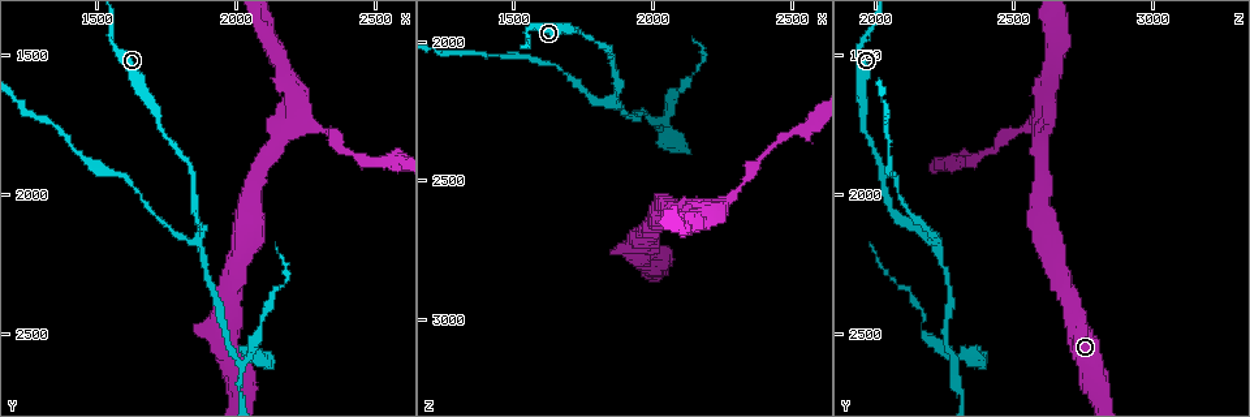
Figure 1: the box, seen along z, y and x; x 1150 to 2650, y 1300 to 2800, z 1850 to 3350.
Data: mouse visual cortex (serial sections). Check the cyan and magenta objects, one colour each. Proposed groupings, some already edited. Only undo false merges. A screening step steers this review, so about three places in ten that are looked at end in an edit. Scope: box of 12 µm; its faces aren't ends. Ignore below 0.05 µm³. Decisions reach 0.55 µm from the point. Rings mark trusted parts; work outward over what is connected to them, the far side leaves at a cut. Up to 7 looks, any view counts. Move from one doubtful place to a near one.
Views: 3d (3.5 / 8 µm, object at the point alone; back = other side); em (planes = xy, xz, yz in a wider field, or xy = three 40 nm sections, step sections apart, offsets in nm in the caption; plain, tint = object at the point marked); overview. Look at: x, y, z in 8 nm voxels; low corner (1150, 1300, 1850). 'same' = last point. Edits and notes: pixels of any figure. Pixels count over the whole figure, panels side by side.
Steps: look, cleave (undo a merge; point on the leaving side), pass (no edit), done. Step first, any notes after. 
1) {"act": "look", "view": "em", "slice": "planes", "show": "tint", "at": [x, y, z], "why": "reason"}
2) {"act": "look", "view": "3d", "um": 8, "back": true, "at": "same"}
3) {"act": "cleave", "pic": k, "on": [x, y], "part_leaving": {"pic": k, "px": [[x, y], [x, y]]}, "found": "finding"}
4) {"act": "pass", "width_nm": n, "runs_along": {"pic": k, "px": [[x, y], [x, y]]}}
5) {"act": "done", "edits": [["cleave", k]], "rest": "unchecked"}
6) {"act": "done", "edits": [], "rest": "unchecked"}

{"act": "look", "view": "3d", "um": 3.5, "at": [1870, 2170, 2210], "why": "two arms in line, one across"}

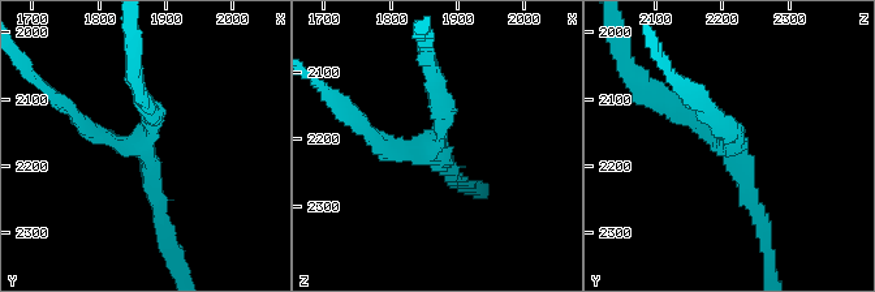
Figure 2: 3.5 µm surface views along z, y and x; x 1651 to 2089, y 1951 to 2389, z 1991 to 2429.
{"act": "look", "view": "em", "slice": "xy", "step": 1, "show": "tint", "at": [1865, 2170, 2200], "arms": 3, "arm_widths_nm": [200, 200, 250], "why": "shape alone is not enough"}

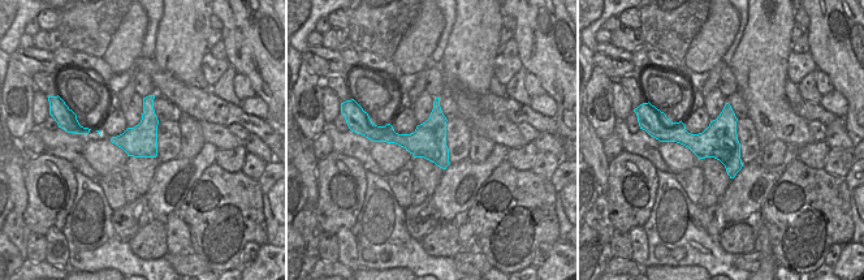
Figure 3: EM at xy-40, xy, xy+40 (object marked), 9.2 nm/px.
{"act": "look", "view": "em", "slice": "planes", "show": "tint", "at": "same", "why": "another direction"}

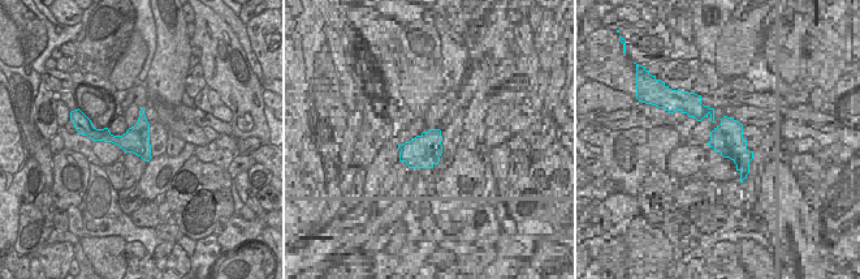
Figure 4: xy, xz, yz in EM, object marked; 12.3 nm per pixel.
{"act": "pass", "runs_along": {"pic": 2, "px": [[656, 91], [731, 151], [761, 219]]}, "found": "one cell here"}

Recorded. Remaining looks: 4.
{"act": "look", "view": "em", "slice": "xy", "step": 3, "show": "tint", "at": [2030, 2600, 2280], "why": "thick turns thin"}

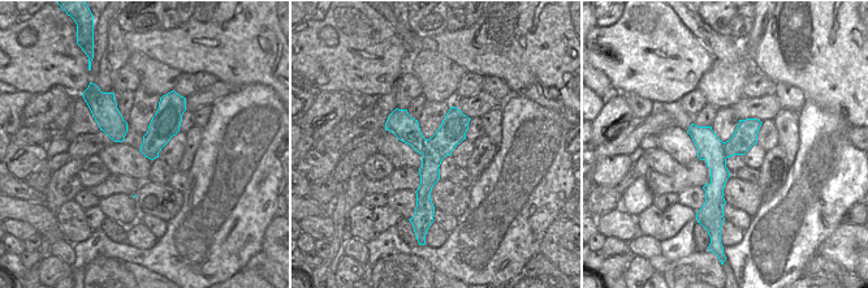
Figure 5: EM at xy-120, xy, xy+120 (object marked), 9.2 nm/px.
{"act": "look", "view": "3d", "um": 3.5, "at": "same", "why": "see where the arms go"}

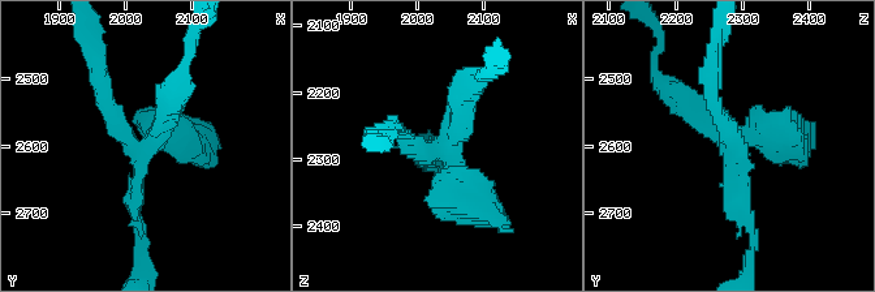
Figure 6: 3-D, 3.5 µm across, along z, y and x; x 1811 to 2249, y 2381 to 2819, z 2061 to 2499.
{"act": "cleave", "pic": 6, "on": [456, 183], "width_nm": 260, "part_leaving": {"pic": 6, "px": [[432, 150], [512, 231]]}, "found": "a second cell is stuck on"}

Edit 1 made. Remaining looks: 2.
{"act": "done", "edits": [["cleave", 6]], "rest": "unchecked"}

